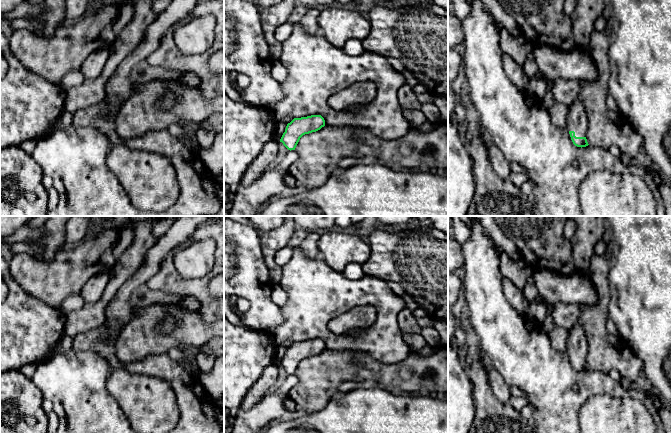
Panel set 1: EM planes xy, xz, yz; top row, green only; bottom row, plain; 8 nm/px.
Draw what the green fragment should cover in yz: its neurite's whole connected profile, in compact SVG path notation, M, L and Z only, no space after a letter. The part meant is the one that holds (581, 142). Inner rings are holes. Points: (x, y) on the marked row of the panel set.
M577 98L568 105L567 124L567 130L575 146L582 148L589 145L586 139L587 126L588 122L585 108Z

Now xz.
M321 115L294 118L287 124L280 142L288 150L295 150L300 138L312 132L316 132L325 126L325 120Z

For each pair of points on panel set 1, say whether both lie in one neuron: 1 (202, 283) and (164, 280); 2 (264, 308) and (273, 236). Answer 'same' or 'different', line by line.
1: same
2: different

